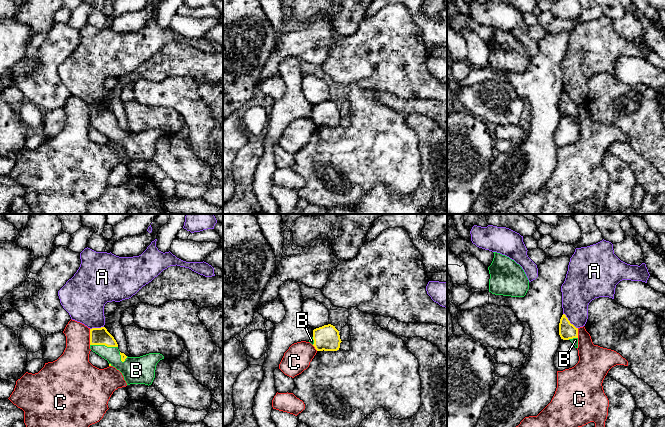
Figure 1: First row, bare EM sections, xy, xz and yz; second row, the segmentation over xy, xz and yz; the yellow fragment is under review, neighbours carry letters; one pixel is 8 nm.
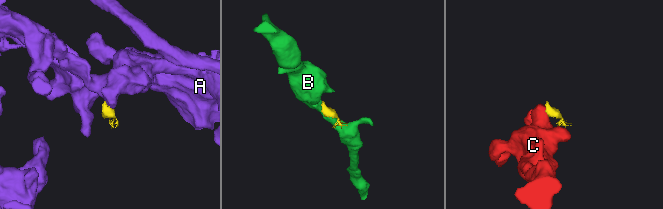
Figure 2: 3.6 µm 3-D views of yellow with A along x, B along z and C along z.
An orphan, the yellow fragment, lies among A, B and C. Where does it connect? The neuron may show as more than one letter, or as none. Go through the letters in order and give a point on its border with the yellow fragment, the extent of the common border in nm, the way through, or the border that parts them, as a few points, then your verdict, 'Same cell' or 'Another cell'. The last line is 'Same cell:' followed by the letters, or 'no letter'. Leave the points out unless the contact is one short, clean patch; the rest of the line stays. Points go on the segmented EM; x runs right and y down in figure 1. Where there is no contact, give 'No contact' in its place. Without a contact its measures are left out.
A: Touches yellow at yz (569, 321). Shared border 170 nm. Boundary: yz (563, 313), (577, 328). Another cell
B: Touches yellow at xy (104, 344). Shared border 220 nm. Same cell
C: Touches yellow at xy (90, 337). Shared border 130 nm. Another cell
Same cell: B

